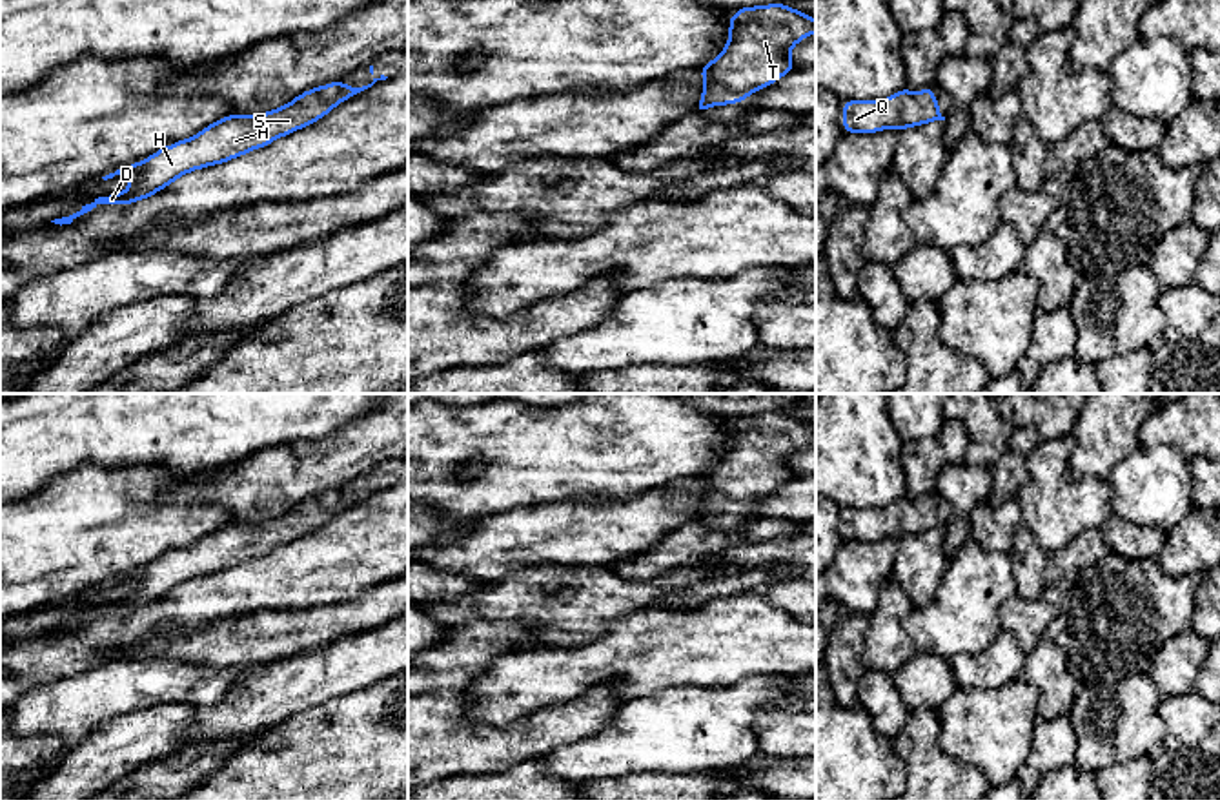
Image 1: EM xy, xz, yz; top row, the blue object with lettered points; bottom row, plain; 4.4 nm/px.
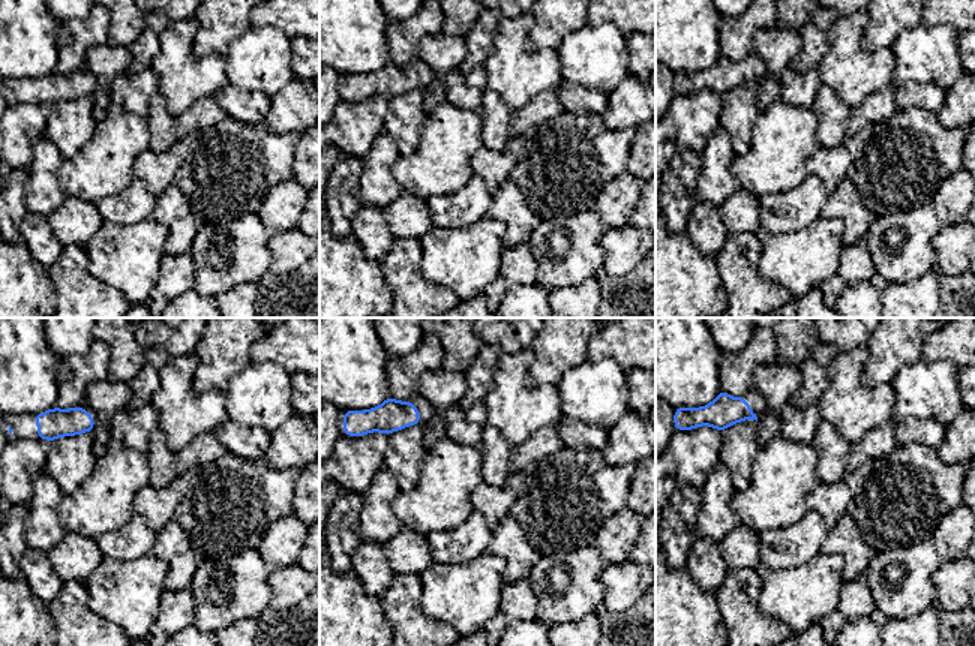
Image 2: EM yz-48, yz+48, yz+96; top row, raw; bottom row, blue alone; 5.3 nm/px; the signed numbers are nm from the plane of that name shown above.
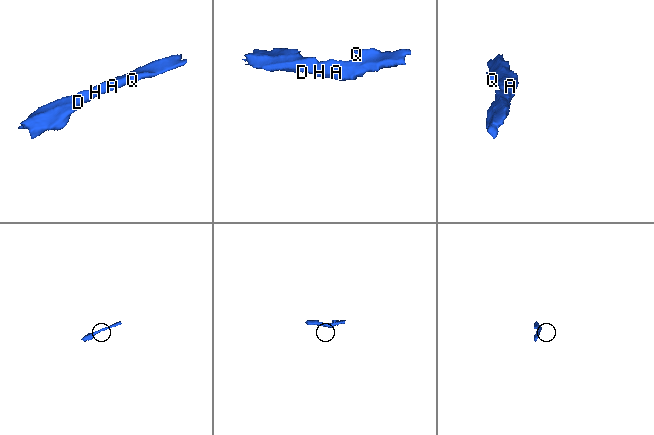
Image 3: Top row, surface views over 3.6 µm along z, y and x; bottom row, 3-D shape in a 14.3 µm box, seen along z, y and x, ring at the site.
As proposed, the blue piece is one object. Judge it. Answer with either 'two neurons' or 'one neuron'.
one neuron

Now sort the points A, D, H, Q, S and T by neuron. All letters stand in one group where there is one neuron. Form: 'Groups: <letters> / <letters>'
Groups: A D H Q S T

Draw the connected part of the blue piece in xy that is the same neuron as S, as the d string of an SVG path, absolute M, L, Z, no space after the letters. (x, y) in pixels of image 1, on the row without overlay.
M381 483L379 487L373 487L371 492L362 496L331 490L304 499L290 512L262 523L228 523L209 532L191 547L177 549L173 554L166 554L137 572L120 576L115 581L102 585L107 589L120 583L127 585L131 592L120 601L84 610L78 620L51 631L60 634L71 632L82 623L91 621L98 612L131 612L147 607L193 578L228 570L257 556L264 556L275 547L313 532L330 521L337 512L371 496L377 488L386 487L388 485Z

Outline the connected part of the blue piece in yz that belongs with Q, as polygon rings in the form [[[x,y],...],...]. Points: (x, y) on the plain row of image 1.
[[[907,496],[883,508],[843,508],[841,532],[849,541],[876,541],[887,536],[896,539],[945,528],[932,496],[910,501]]]

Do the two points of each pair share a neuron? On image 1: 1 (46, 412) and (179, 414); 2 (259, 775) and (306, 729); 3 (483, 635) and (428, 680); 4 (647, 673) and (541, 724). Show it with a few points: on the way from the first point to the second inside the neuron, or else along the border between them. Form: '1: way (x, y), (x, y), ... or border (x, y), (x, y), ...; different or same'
1: way (79, 412), (146, 412); same
2: way (272, 768), (297, 742); same
3: way (470, 647), (456, 662), (441, 667); same
4: border (570, 700), (598, 686), (610, 686), (625, 700); different

